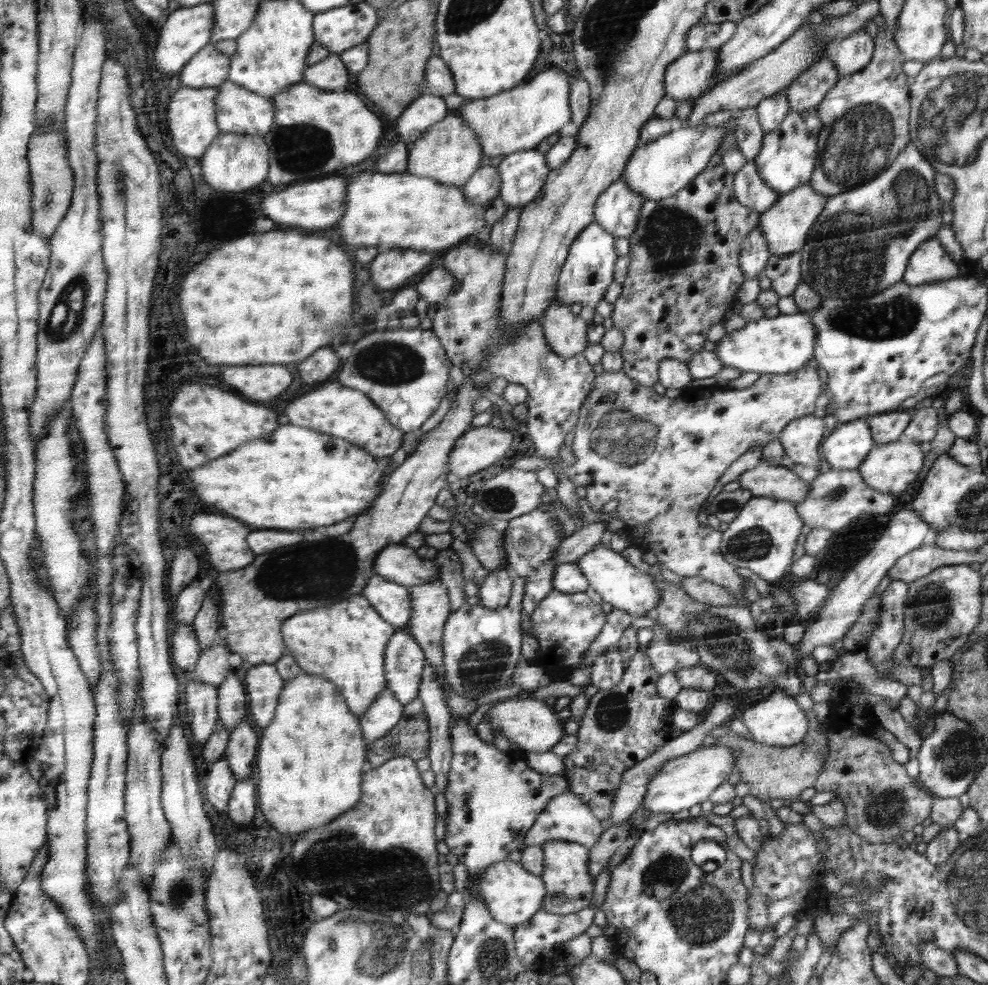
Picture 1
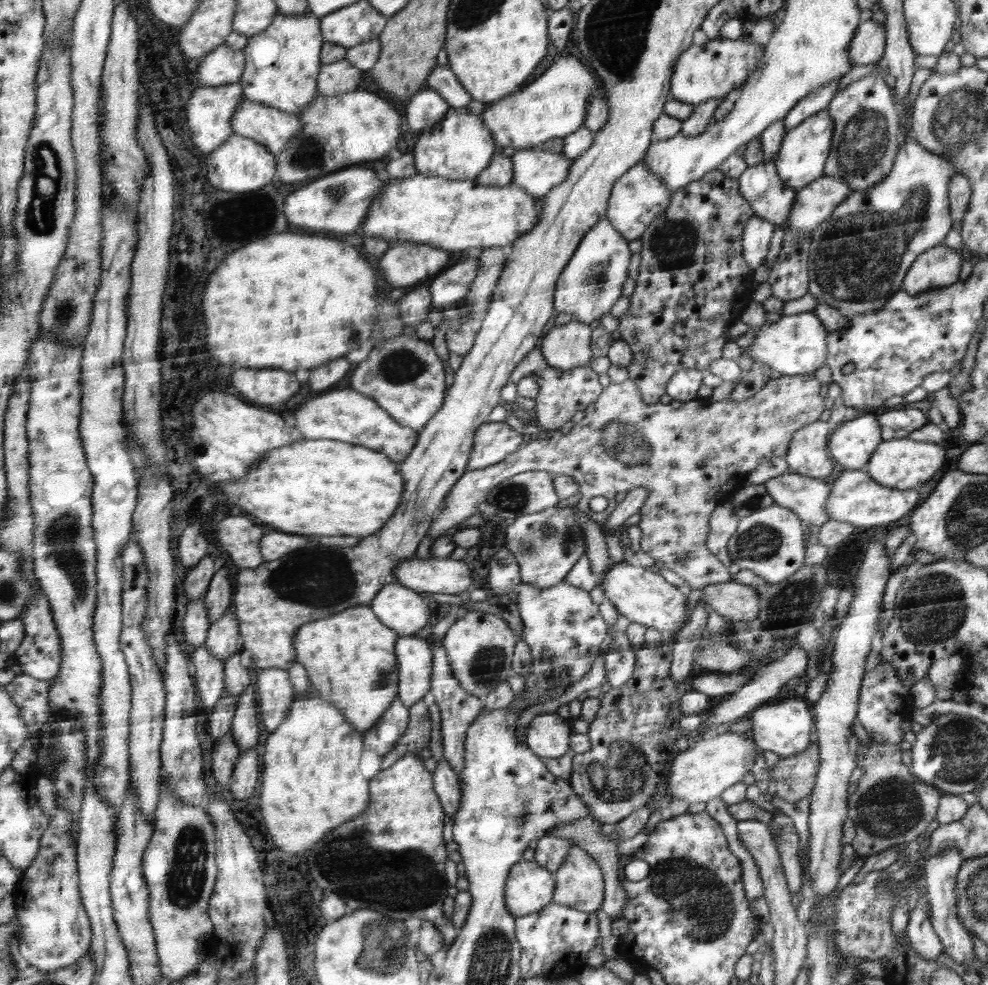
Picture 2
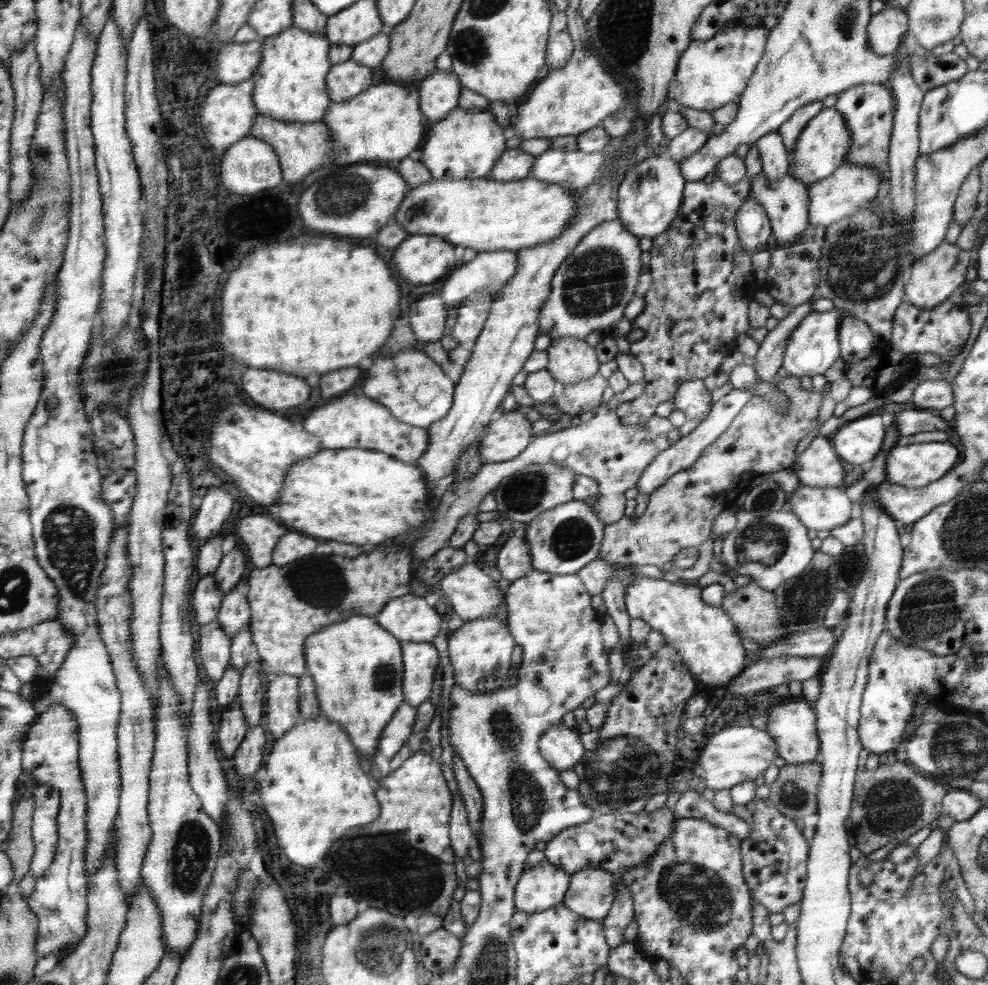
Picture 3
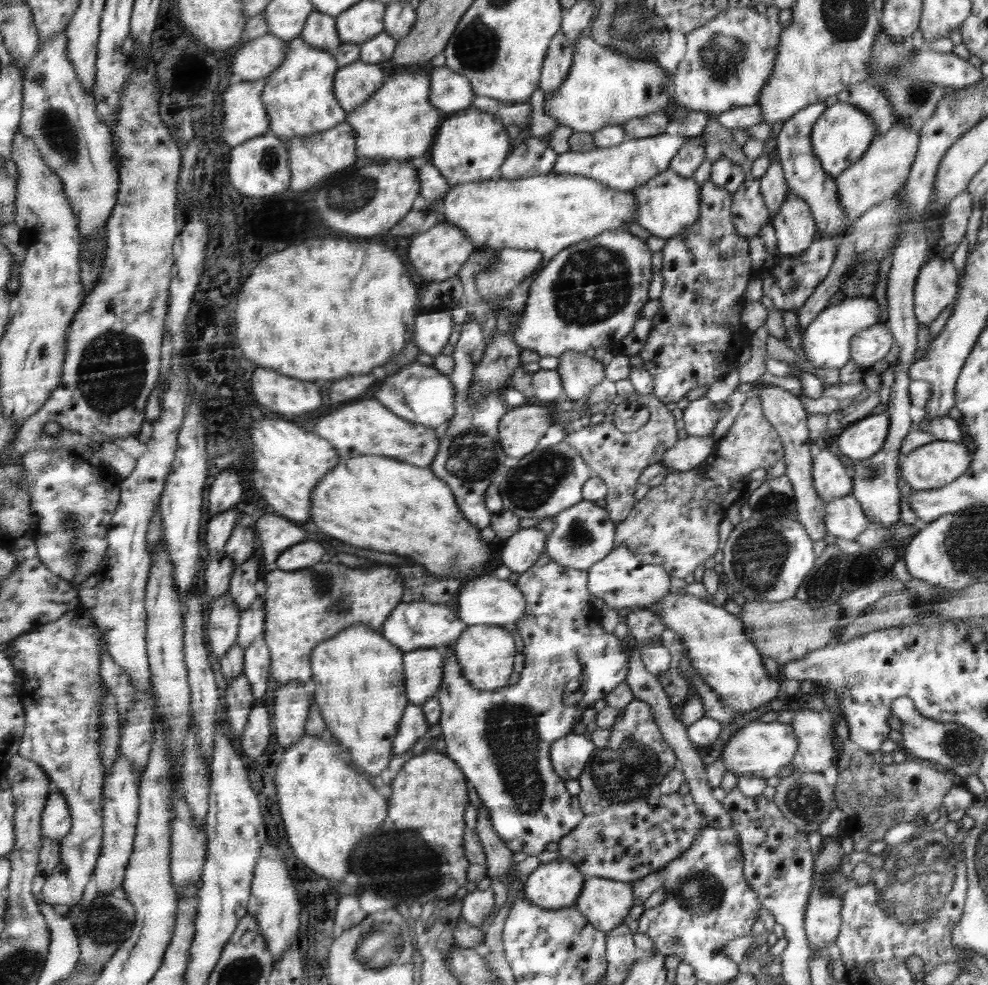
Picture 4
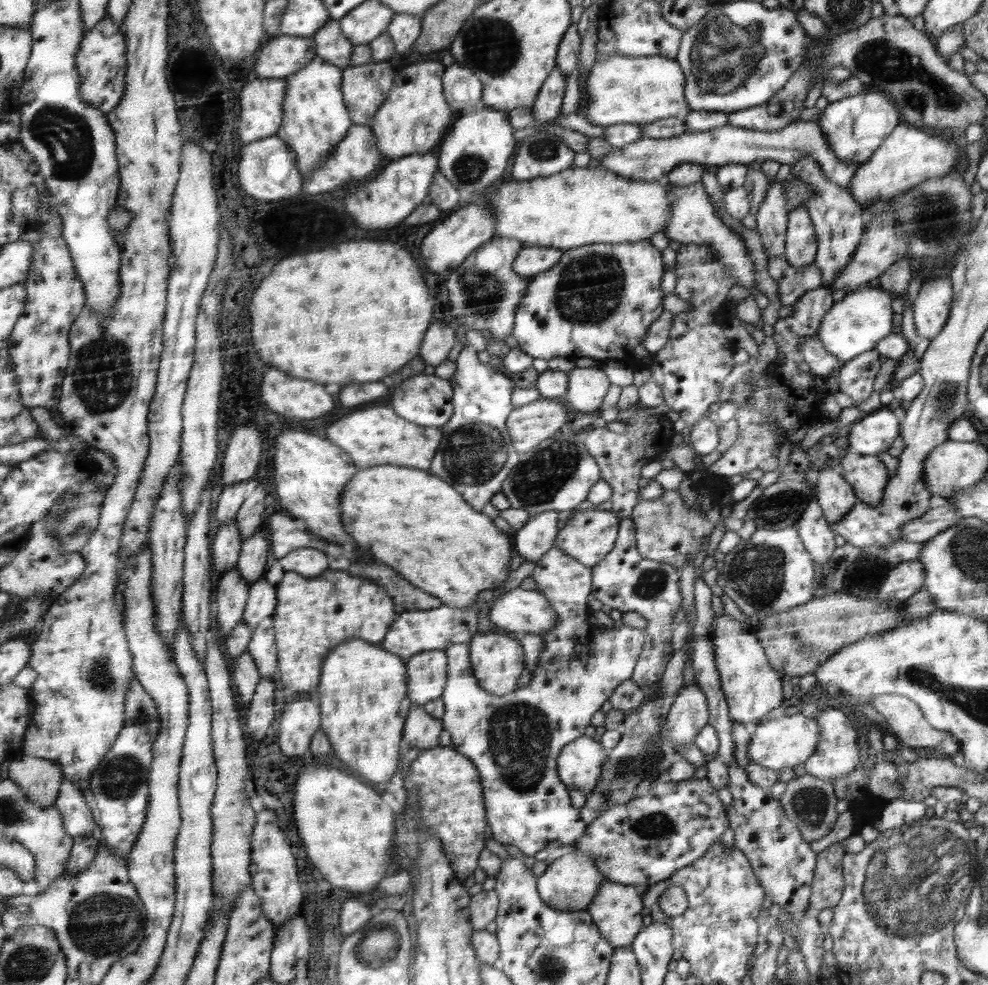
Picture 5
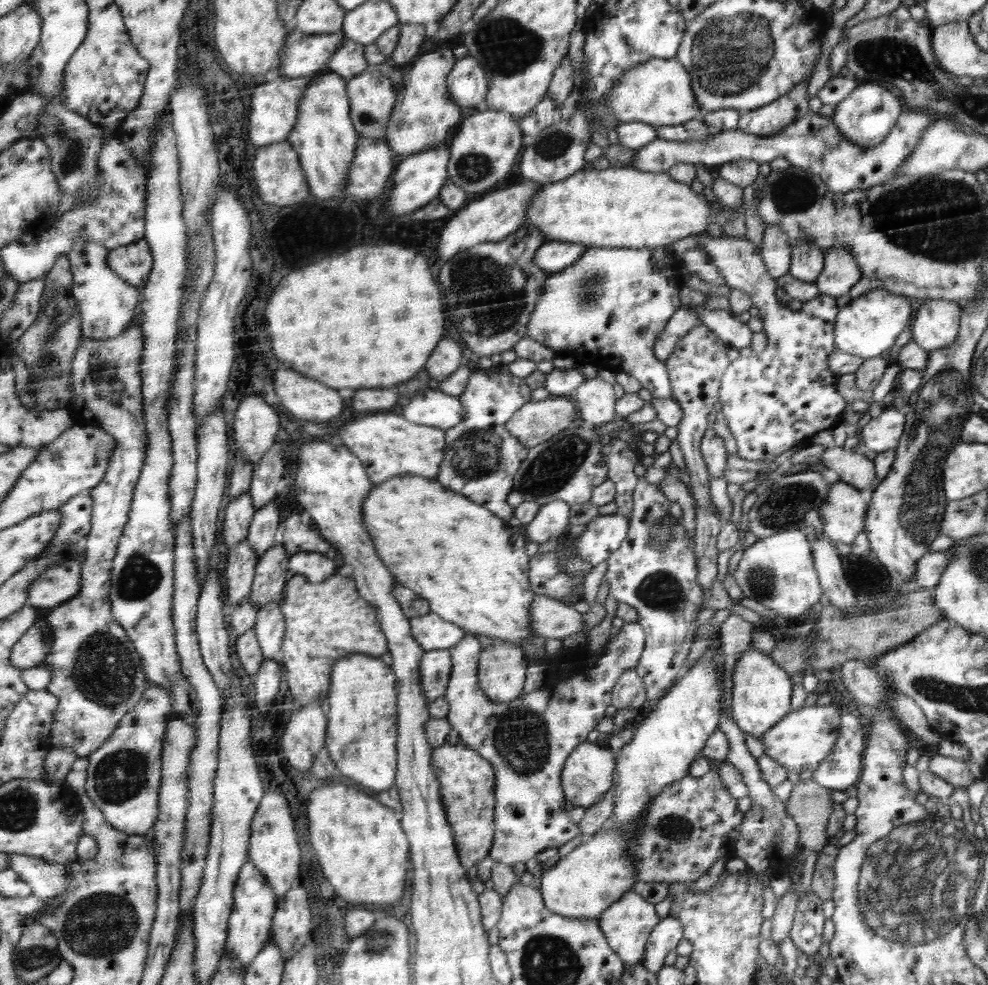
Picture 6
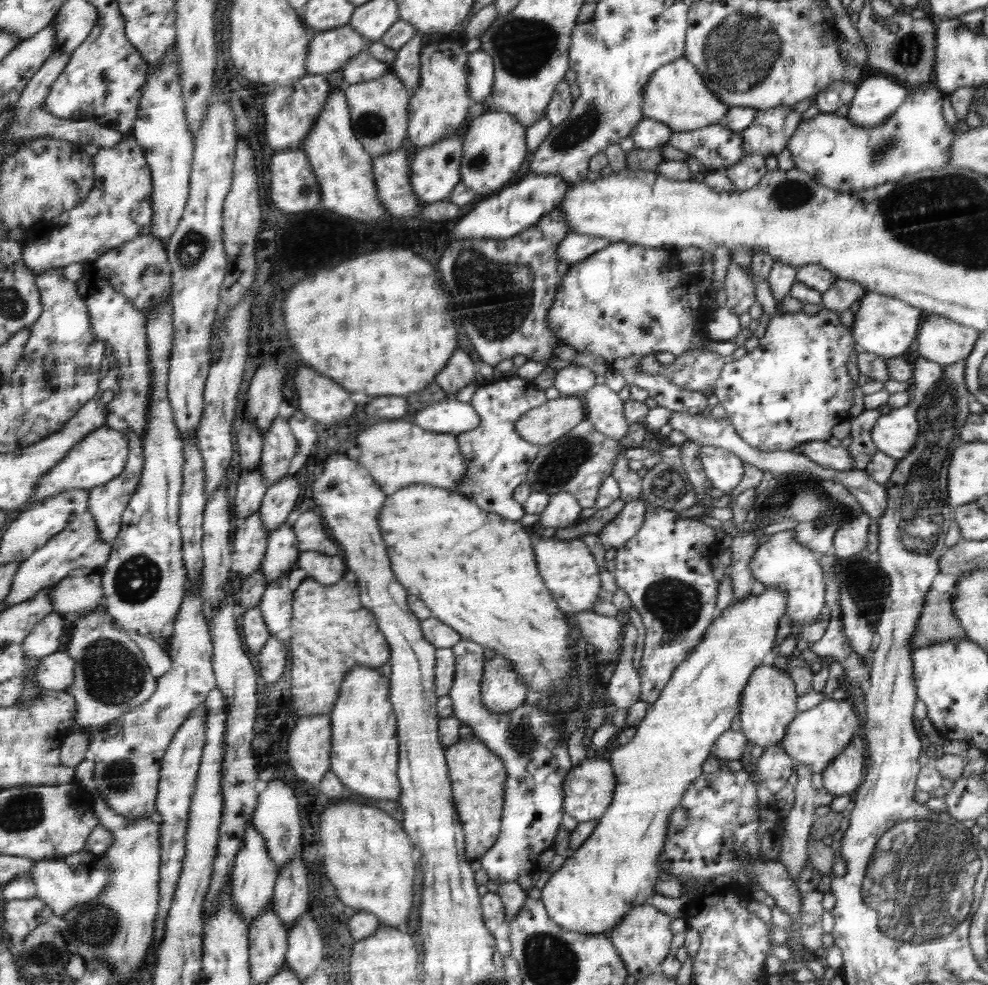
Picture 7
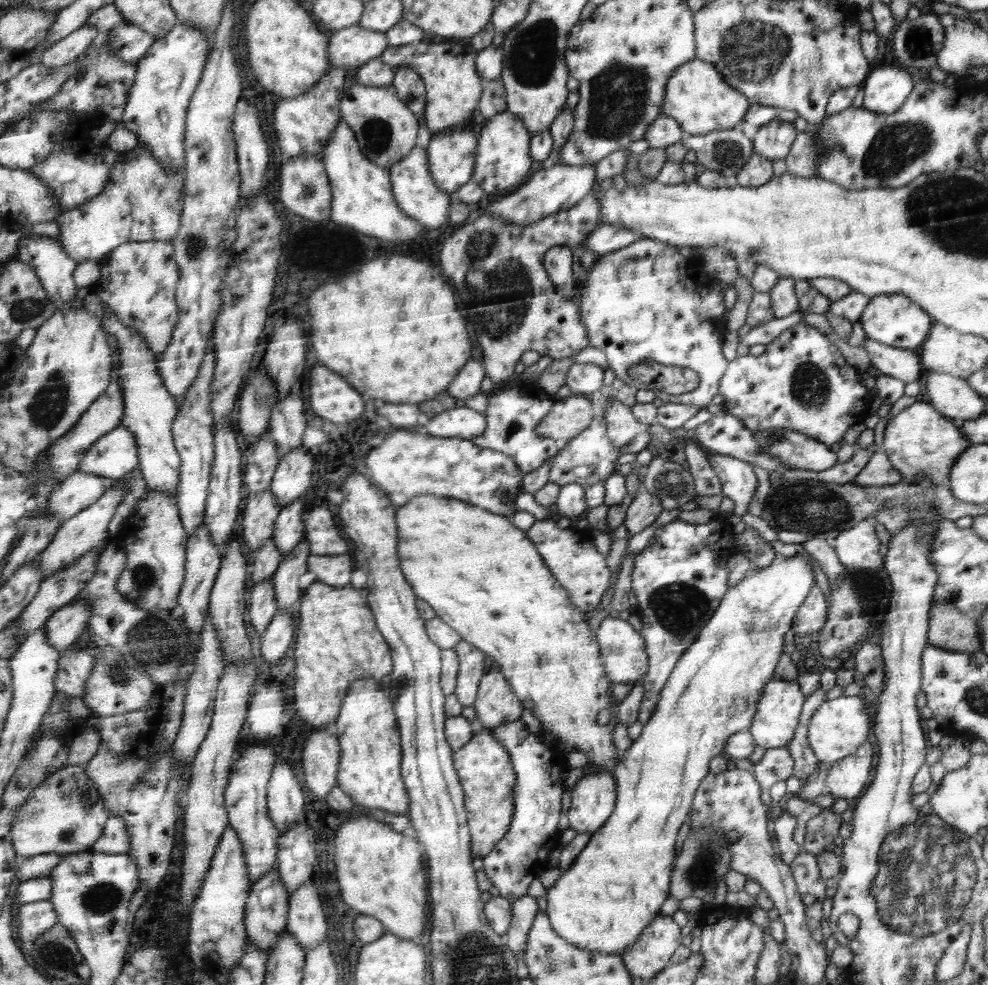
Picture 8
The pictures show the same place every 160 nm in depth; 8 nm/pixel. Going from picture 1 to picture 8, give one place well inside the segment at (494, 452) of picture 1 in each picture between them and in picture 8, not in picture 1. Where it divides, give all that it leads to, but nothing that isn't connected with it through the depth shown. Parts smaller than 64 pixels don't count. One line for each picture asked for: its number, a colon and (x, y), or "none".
2: (494, 441)
3: (508, 436)
4: (522, 426)
5: (528, 425)
6: (536, 422)
7: (549, 422)
8: (570, 416)

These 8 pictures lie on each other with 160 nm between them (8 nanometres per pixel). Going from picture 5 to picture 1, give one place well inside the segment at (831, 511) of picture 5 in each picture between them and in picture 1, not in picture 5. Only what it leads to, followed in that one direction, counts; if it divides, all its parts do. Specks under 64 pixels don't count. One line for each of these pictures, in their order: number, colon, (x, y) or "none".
1: (801, 439)
2: (807, 454)
3: (818, 465)
4: (830, 480)

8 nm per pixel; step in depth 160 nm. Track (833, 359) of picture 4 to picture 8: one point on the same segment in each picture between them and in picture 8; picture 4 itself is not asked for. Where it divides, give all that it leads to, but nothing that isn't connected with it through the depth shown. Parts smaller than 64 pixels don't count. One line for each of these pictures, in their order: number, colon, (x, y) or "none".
5: (854, 325)
6: (865, 327)
7: (886, 326)
8: (894, 319)

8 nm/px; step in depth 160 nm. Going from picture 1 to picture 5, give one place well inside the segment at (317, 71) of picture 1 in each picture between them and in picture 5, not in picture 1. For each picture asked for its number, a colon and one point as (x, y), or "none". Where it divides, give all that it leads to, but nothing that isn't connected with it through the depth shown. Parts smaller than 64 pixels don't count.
2: (340, 77)
3: (349, 79)
4: (355, 83)
5: (366, 87)

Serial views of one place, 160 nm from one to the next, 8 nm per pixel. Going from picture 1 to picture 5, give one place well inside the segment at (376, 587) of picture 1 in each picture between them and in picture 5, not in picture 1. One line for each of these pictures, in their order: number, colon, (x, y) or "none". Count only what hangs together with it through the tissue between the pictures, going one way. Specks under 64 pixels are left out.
2: (400, 608)
3: (409, 618)
4: (415, 625)
5: (414, 631)

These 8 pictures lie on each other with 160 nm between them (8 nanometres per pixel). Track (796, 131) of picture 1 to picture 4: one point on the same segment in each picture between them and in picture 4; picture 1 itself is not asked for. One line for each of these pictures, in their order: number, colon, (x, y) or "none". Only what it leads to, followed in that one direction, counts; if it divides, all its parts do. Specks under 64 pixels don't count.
2: (800, 161)
3: (820, 150)
4: (842, 135)

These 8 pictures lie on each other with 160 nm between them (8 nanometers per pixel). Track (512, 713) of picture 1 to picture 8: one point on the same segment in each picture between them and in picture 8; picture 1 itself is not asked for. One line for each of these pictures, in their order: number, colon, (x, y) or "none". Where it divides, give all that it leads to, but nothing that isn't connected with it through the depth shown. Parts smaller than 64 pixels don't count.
2: (550, 736)
3: (562, 749)
4: (570, 756)
5: (581, 764)
6: (588, 774)
7: (589, 788)
8: (592, 800)

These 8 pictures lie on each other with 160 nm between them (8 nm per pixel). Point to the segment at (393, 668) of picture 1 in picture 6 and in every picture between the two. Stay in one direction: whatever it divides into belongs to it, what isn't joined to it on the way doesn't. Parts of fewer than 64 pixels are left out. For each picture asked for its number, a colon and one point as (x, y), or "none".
2: (414, 655)
3: (420, 659)
4: (423, 672)
5: (428, 670)
6: (437, 665)

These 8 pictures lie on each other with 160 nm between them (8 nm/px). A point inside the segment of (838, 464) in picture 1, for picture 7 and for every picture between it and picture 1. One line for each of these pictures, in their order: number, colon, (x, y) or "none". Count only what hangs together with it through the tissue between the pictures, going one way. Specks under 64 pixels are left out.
2: (851, 445)
3: (858, 441)
4: (861, 439)
5: (876, 432)
6: (884, 432)
7: (895, 434)

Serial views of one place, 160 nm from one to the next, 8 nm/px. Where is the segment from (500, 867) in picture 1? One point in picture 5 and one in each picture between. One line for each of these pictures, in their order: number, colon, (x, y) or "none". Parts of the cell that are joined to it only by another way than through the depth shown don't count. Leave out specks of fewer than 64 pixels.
2: (530, 887)
3: (541, 887)
4: (556, 884)
5: (571, 882)

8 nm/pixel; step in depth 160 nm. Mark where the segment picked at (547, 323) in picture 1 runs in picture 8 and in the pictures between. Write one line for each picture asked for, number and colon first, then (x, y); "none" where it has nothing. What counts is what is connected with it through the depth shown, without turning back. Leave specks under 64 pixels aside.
2: (567, 347)
3: (571, 359)
4: (580, 374)
5: (587, 388)
6: (597, 398)
7: (606, 410)
8: (622, 426)

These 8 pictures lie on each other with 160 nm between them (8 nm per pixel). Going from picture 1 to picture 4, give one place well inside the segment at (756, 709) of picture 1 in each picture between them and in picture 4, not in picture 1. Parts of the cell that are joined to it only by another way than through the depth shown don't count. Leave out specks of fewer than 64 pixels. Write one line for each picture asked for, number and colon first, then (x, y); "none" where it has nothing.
2: (784, 728)
3: (794, 726)
4: (818, 750)

